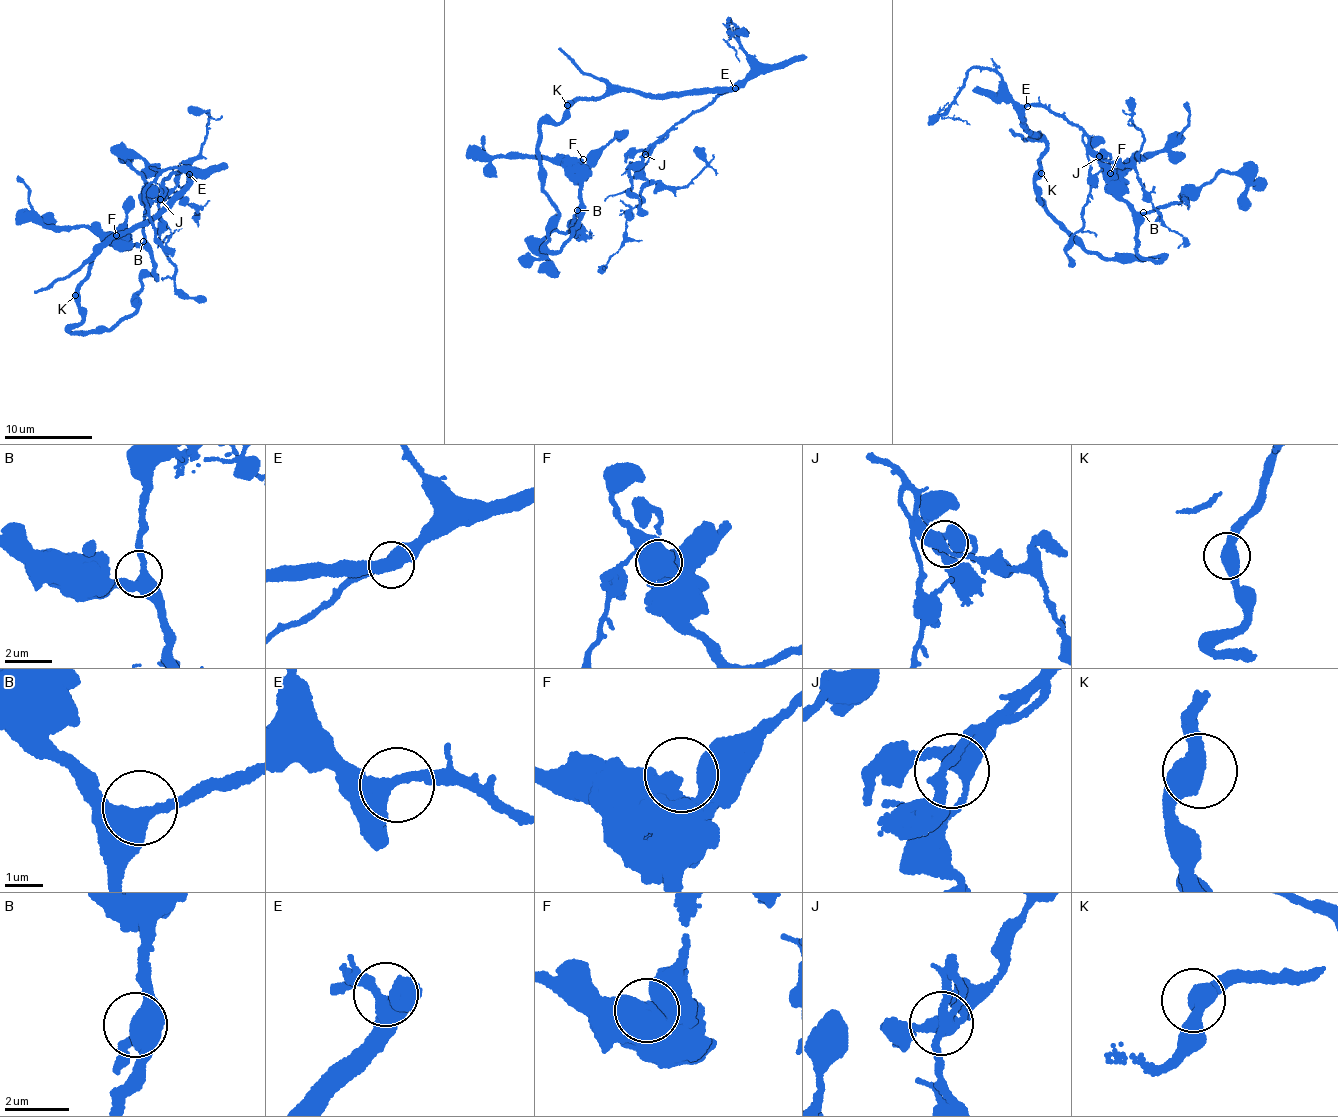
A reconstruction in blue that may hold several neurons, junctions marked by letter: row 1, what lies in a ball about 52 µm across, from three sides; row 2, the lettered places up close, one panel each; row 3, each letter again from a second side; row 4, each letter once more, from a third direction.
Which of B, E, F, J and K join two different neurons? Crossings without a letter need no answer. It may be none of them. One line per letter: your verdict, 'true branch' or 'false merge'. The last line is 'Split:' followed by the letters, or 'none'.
B: true branch
E: true branch
F: true branch
J: true branch
K: true branch
Split: none

